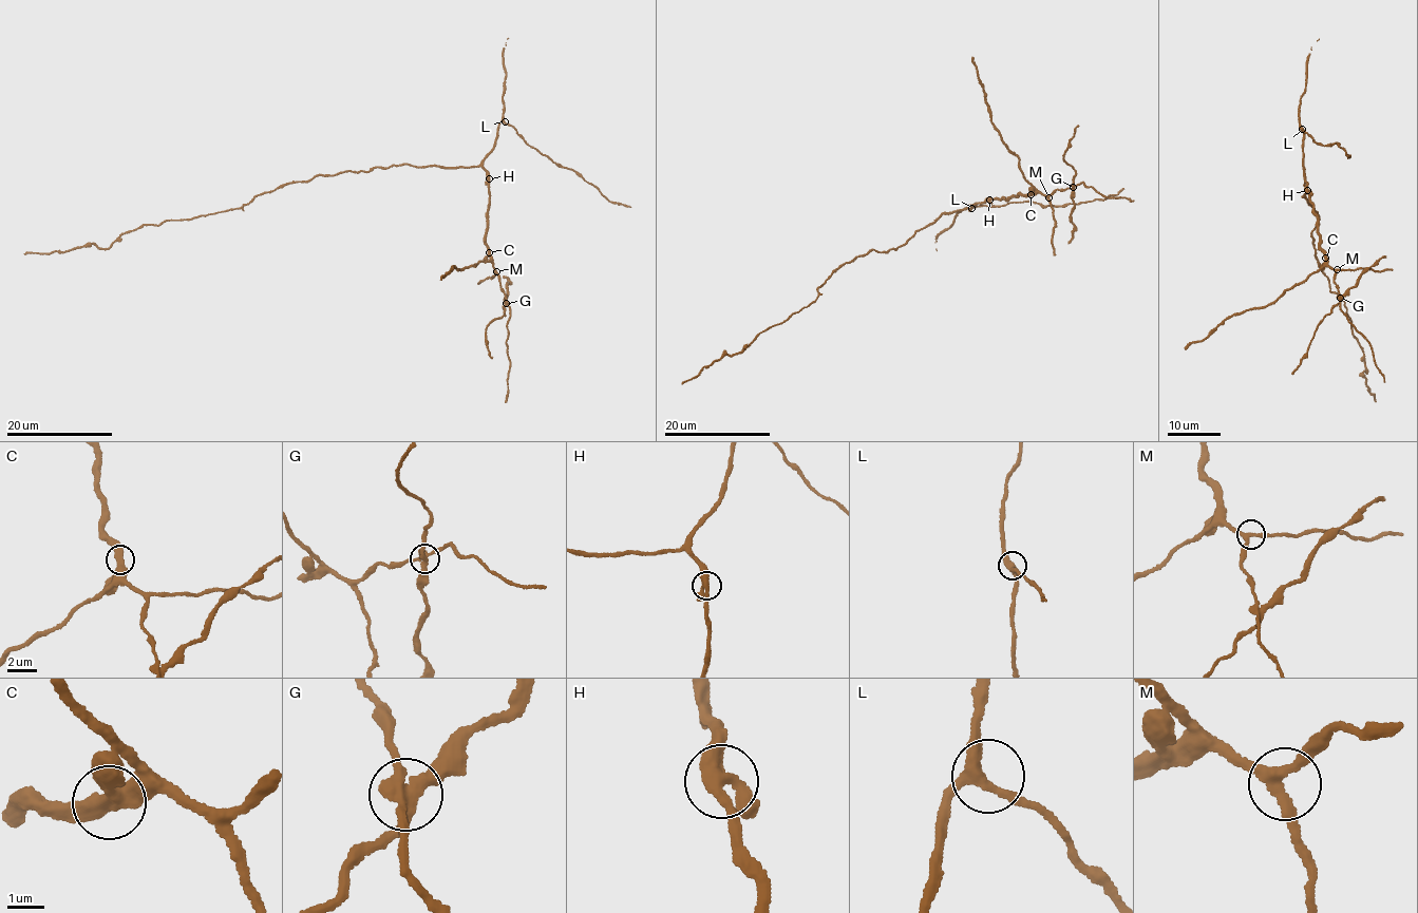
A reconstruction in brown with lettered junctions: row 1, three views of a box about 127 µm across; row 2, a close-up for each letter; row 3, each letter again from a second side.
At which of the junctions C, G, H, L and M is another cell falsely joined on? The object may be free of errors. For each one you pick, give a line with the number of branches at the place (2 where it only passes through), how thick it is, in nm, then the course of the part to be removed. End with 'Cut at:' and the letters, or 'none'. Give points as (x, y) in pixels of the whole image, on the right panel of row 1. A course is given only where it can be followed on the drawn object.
G: 4 branches meet; 340 nm thick; foreign part runs (1340, 298), (1315, 333), (1307, 355), (1292, 374)
Cut at: G

